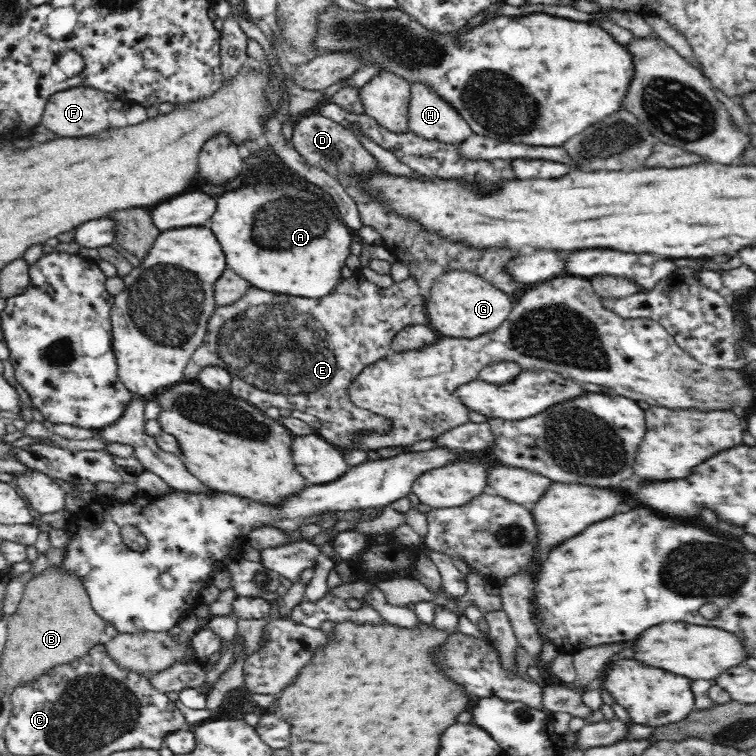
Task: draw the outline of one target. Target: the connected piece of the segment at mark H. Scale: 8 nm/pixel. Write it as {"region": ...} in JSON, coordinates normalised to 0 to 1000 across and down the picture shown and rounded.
{"region":[[[561,107],[544,108],[541,171],[593,189],[614,188],[626,173],[608,147]]]}

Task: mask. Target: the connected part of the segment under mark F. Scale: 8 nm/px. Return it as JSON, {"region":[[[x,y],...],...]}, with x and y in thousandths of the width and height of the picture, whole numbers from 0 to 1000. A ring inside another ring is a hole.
{"region":[[[116,114],[95,115],[63,127],[54,153],[54,164],[77,181],[124,180],[124,177],[135,176],[138,169],[146,169],[146,159],[143,159],[146,144],[146,134],[140,131],[138,120]]]}

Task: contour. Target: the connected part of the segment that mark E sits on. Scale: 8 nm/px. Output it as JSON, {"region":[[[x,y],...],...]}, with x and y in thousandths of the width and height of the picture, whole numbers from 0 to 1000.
{"region":[[[475,358],[466,369],[450,370],[437,392],[422,396],[386,397],[386,392],[365,392],[344,381],[328,381],[312,399],[287,405],[280,411],[265,458],[245,481],[243,503],[257,504],[270,484],[299,487],[307,495],[302,517],[308,524],[327,529],[344,542],[364,537],[418,550],[422,556],[419,573],[425,578],[454,597],[466,597],[474,593],[476,577],[516,571],[519,557],[503,546],[474,538],[463,528],[460,513],[481,487],[519,467],[517,452],[532,434],[567,429],[563,396],[544,365],[512,381],[503,381]]]}

